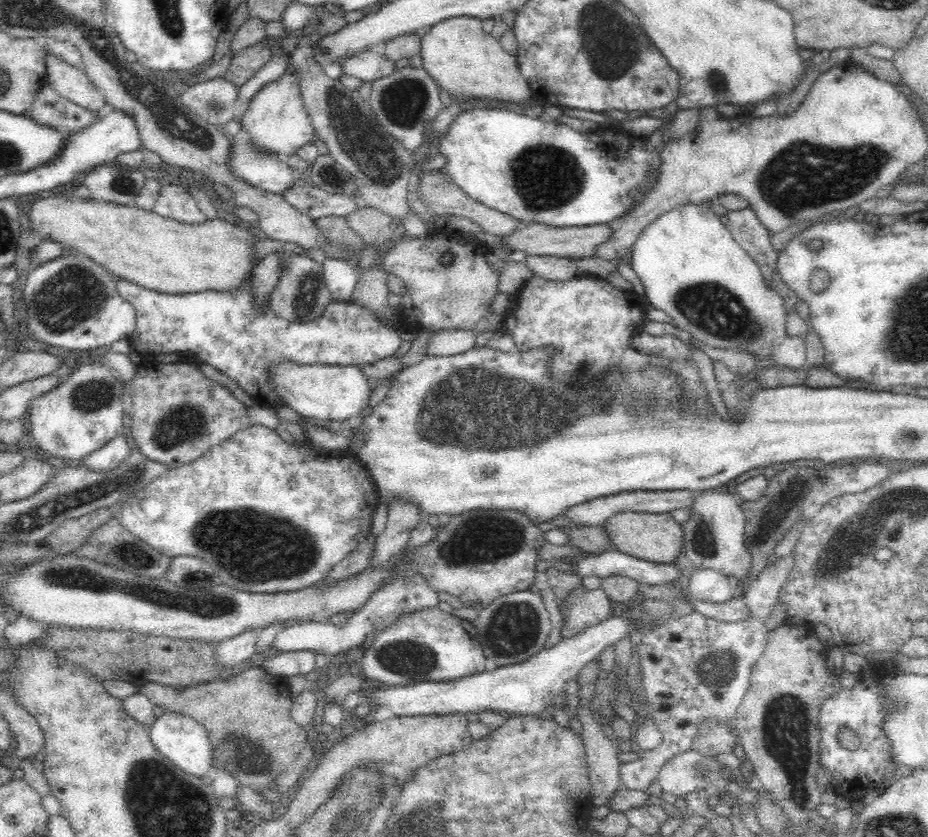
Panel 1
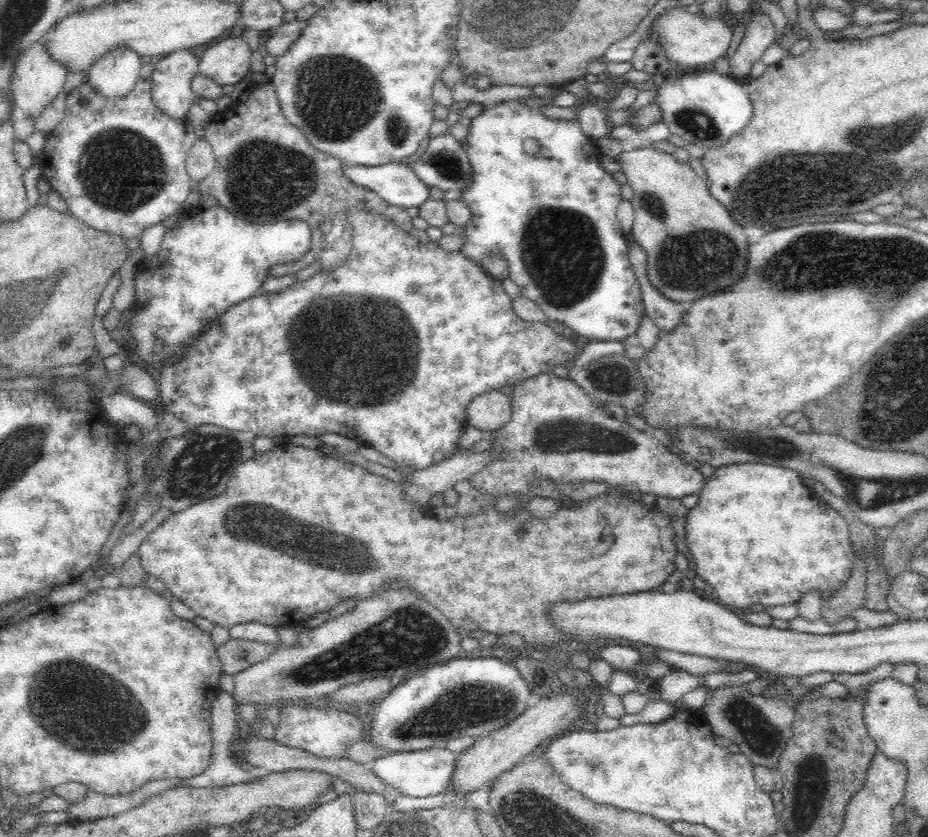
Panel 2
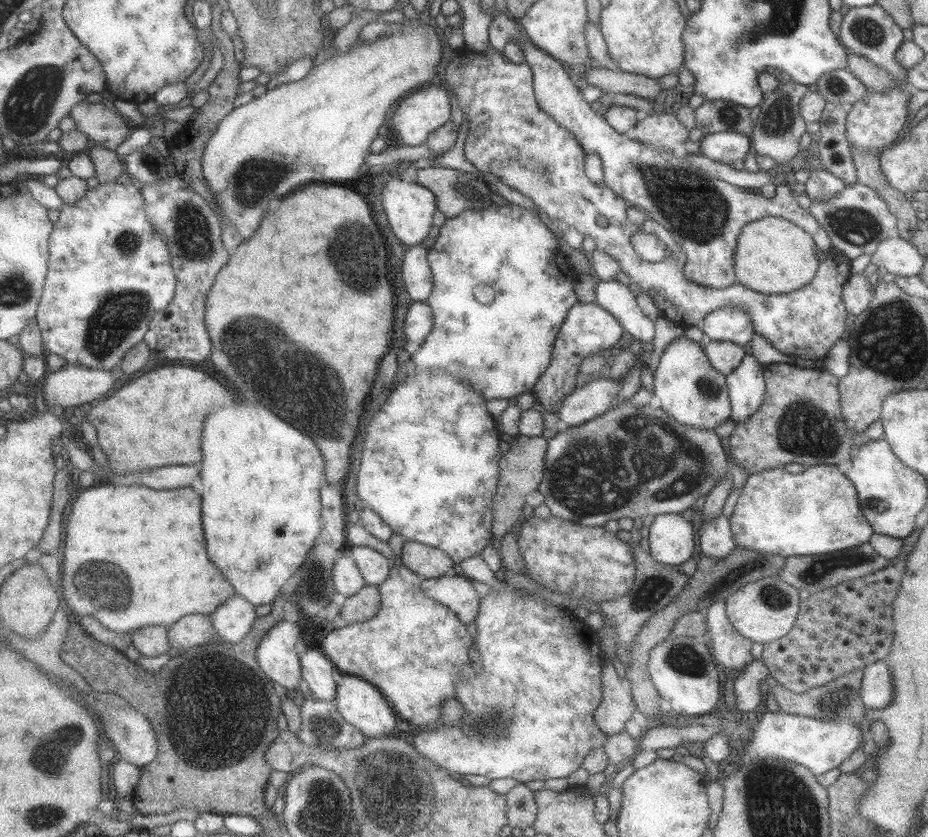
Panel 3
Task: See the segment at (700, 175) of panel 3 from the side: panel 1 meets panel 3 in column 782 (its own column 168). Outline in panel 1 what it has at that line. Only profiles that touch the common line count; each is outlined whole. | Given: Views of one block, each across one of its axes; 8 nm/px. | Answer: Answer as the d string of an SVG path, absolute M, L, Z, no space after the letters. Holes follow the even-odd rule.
M180 185L161 186L153 212L163 218L184 224L202 224L207 220L189 190Z

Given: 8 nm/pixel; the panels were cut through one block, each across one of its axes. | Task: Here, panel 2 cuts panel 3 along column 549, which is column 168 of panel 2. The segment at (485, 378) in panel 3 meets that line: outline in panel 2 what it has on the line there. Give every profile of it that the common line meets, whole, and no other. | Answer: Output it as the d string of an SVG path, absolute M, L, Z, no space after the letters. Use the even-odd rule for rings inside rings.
M216 204L216 206L208 206L208 208L196 207L184 212L184 216L178 219L174 226L165 228L162 233L162 238L158 243L155 253L145 255L136 268L134 268L134 280L132 280L132 305L125 313L126 332L130 334L130 340L134 344L134 354L138 358L138 365L141 365L144 370L149 371L151 375L160 374L164 370L170 368L170 366L176 366L180 362L184 362L188 358L188 354L199 344L200 338L207 334L215 322L218 322L220 318L224 316L236 304L249 300L253 296L263 292L264 282L270 278L270 274L275 266L290 262L295 258L298 258L307 248L309 237L309 228L304 221L300 220L268 220L268 221L254 221L244 220L240 216L236 216L232 213L230 208L222 206L222 204Z

